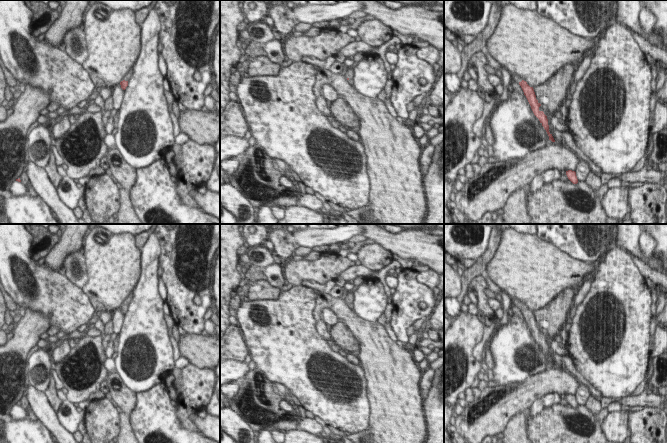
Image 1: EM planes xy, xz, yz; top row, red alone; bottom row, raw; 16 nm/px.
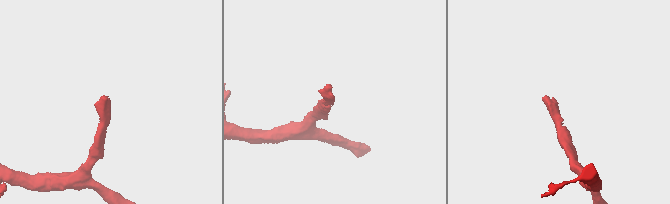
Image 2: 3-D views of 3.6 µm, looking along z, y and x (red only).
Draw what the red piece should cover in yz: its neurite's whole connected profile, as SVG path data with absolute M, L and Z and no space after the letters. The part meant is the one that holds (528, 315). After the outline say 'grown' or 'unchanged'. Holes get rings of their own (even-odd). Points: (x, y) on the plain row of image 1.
M517 298L513 299L513 303L516 307L518 307L521 310L521 312L524 316L524 319L526 320L534 339L539 343L540 347L546 354L548 360L549 360L549 364L551 364L552 366L555 366L552 358L549 356L547 340L544 338L543 335L539 334L539 331L541 330L541 328L536 323L536 319L535 319L533 311L530 311L527 308L526 304Z | grown

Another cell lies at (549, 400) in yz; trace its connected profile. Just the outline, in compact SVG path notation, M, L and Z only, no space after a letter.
M548 393L542 398L542 402L544 407L552 407L561 402L561 396L559 394Z

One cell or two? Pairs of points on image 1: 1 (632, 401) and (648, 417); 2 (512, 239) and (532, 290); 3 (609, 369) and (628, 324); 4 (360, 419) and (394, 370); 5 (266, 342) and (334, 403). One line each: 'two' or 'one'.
1: two
2: one
3: one
4: two
5: one

